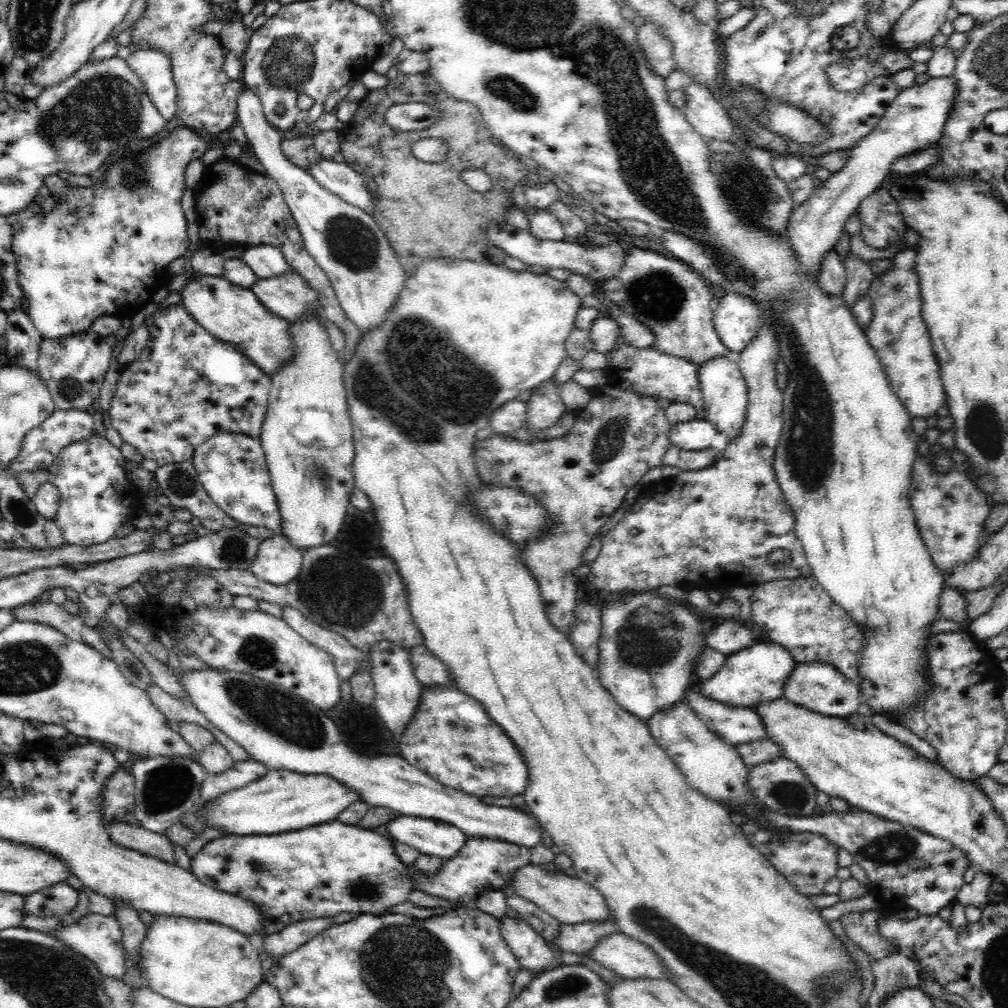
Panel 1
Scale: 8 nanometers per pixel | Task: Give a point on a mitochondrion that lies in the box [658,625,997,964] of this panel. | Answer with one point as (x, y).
(896, 848)

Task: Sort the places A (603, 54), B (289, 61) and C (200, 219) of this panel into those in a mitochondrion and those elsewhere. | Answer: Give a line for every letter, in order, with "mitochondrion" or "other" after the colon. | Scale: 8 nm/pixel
A: mitochondrion
B: mitochondrion
C: other

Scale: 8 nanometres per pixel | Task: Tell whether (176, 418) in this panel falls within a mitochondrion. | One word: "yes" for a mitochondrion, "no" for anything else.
no

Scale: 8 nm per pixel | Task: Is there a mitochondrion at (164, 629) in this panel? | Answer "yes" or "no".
no

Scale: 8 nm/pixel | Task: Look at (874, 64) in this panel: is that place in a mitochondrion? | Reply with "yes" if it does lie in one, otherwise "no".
no

